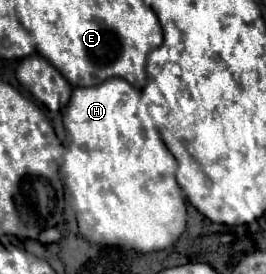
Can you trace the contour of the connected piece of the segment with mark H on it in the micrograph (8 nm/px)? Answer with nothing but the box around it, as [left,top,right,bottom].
[62,77,185,253]

